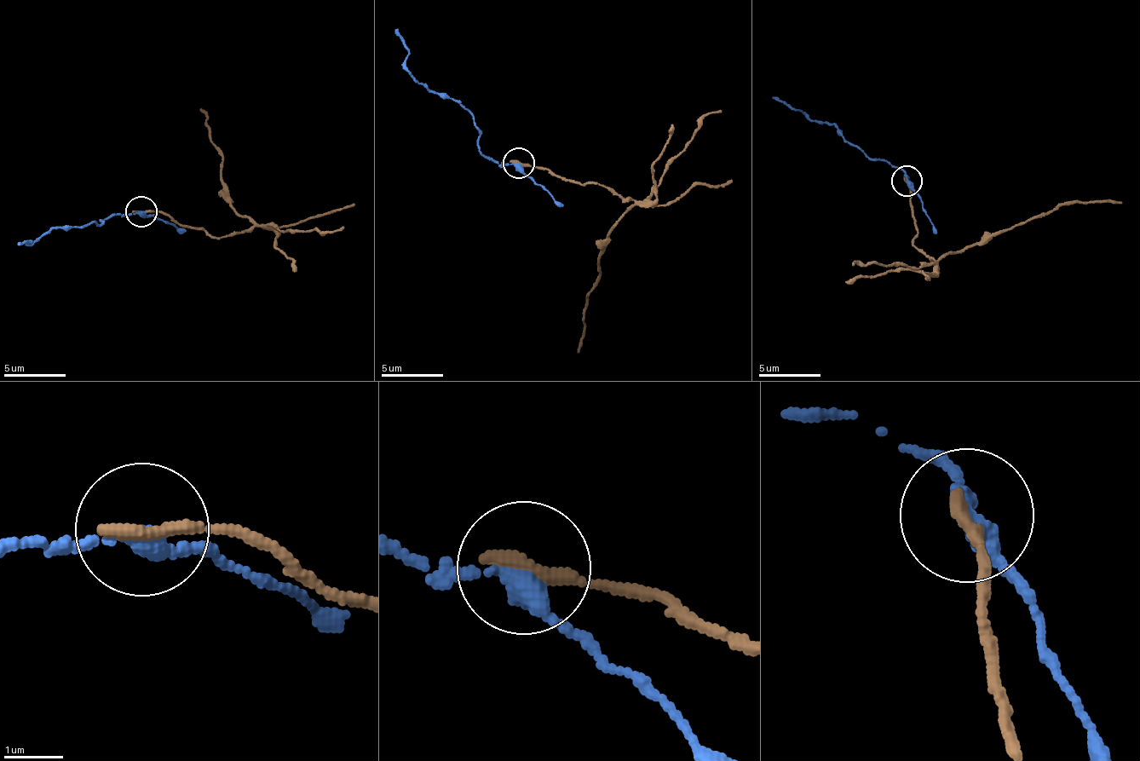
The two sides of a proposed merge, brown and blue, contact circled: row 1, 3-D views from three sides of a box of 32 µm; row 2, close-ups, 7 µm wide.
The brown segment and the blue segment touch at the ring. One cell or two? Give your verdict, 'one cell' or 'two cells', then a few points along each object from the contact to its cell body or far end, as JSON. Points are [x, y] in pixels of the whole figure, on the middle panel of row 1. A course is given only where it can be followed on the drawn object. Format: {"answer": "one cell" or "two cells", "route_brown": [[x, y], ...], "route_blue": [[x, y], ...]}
{"answer": "two cells", "route_brown": [[518, 162], [598, 183], [632, 204], [598, 257], [598, 285], [589, 291], [583, 343], [576, 354]], "route_blue": [[518, 162], [493, 164], [480, 152], [471, 115], [416, 79], [406, 66], [410, 50], [394, 30]]}

